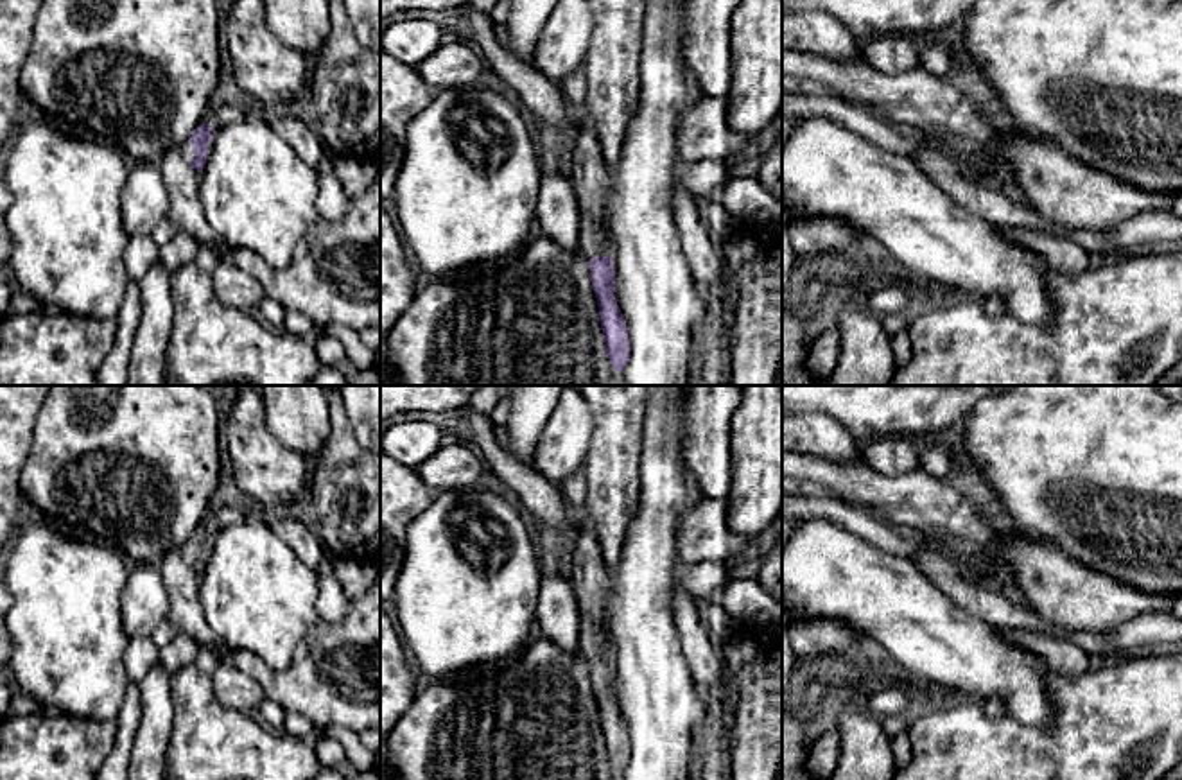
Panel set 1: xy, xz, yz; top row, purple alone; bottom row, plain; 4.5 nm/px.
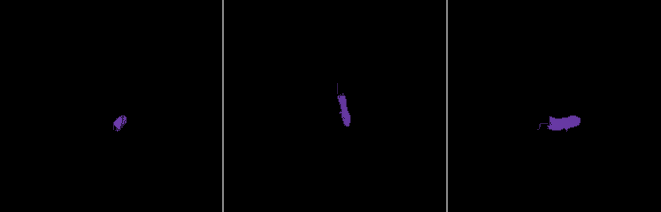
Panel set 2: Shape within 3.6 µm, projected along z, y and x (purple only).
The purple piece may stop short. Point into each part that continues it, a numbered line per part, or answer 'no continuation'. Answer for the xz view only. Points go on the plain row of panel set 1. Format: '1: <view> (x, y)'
1: xz (590, 585)

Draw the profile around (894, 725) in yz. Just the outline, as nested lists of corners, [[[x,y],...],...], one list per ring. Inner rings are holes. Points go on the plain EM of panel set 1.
[[[888,715],[882,719],[882,728],[890,739],[895,739],[899,733],[908,732],[909,715]]]

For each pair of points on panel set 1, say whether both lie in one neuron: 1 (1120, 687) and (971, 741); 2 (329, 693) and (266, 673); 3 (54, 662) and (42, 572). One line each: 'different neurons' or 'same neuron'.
1: same neuron
2: same neuron
3: same neuron

